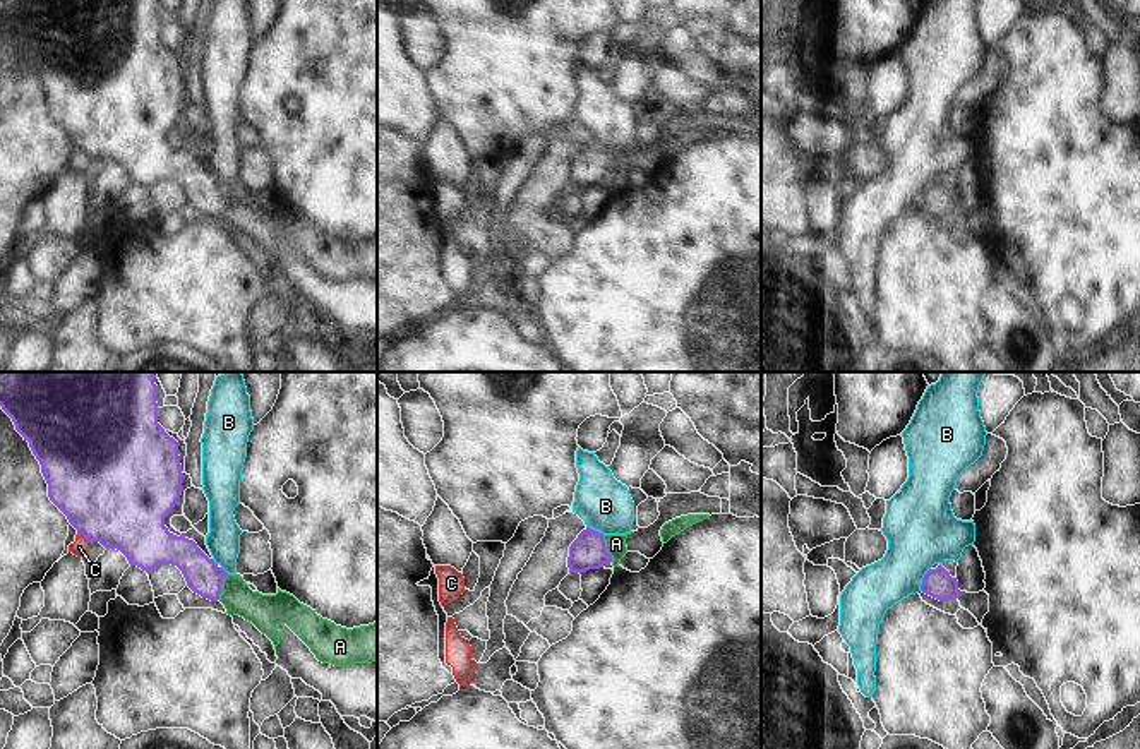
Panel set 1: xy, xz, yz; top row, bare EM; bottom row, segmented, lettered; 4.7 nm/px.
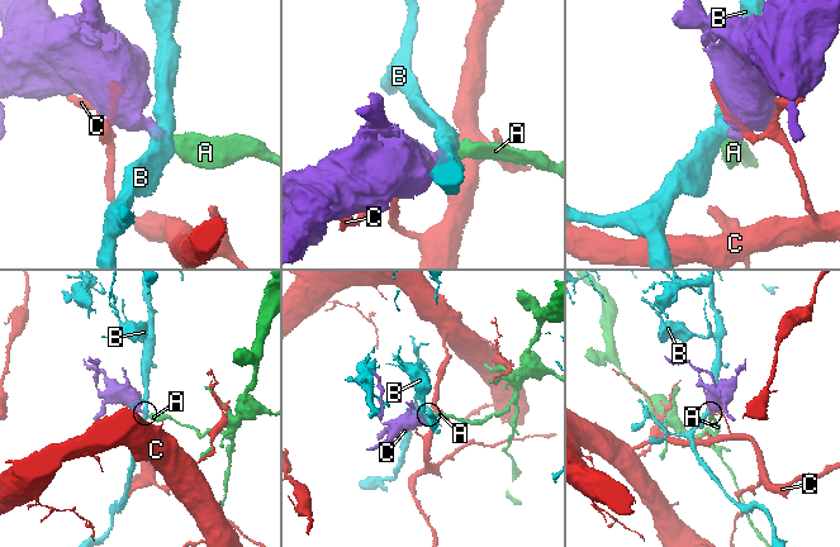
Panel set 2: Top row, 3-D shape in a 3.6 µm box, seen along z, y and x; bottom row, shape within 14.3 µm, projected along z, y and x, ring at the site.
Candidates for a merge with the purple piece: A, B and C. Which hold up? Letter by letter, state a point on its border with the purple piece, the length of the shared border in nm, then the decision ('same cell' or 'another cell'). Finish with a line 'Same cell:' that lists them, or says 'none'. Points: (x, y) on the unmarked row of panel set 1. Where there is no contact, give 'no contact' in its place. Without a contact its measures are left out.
A: xz (606, 165) | 140 nm | same cell
B: yz (923, 196) | 120 nm | another cell
C: xy (84, 153) | 80 nm | another cell
Same cell: A

